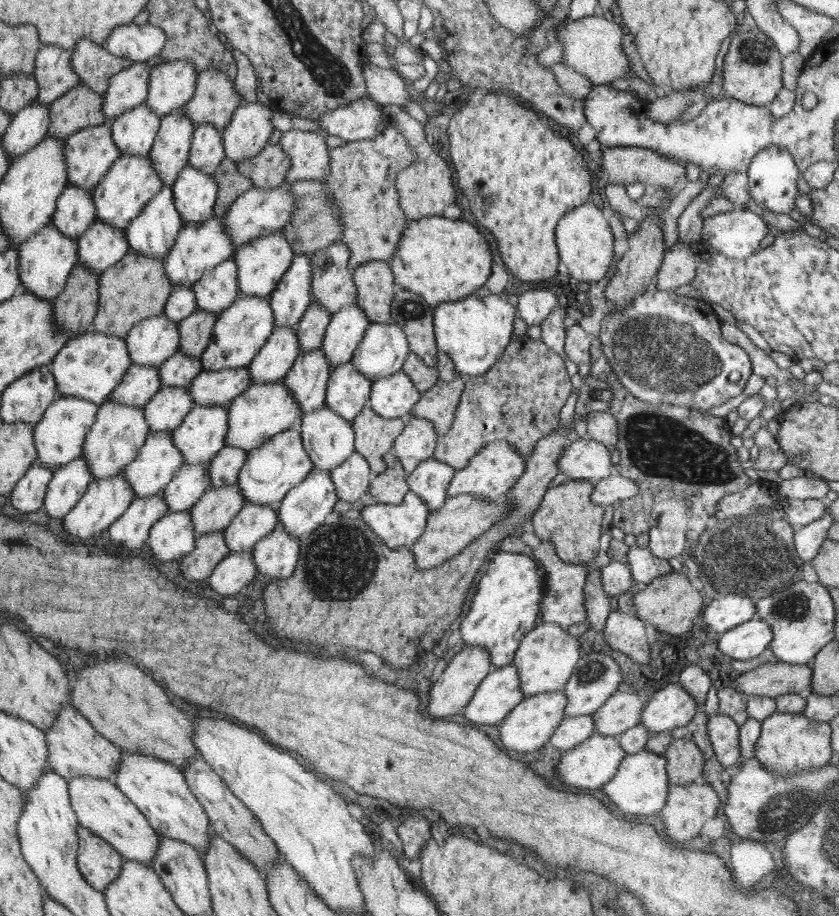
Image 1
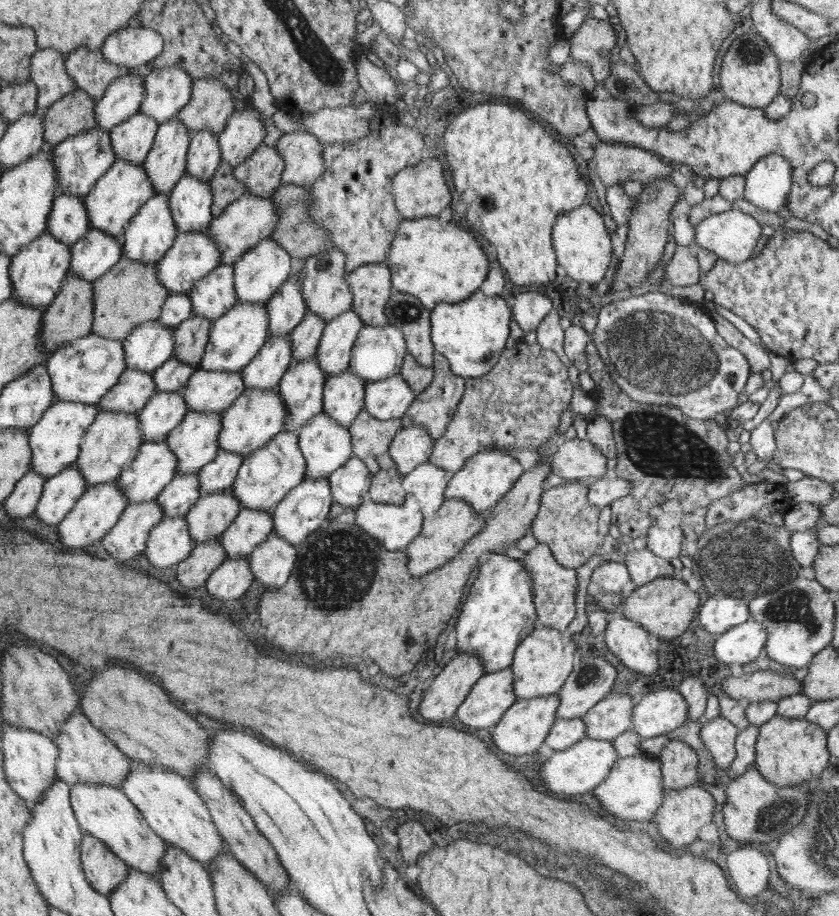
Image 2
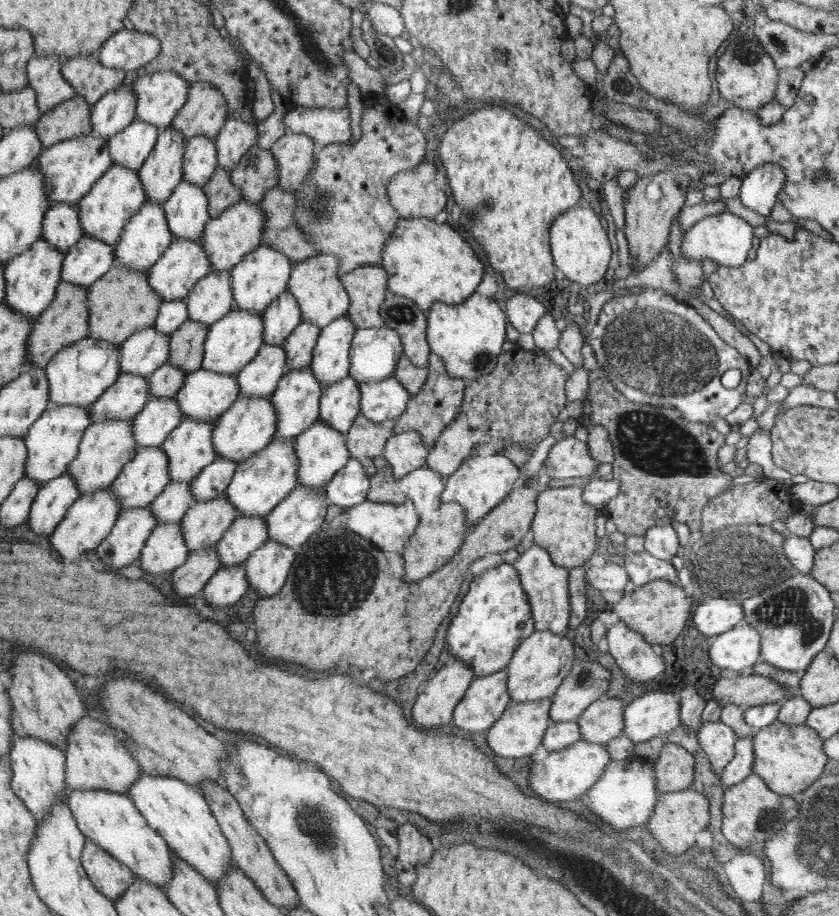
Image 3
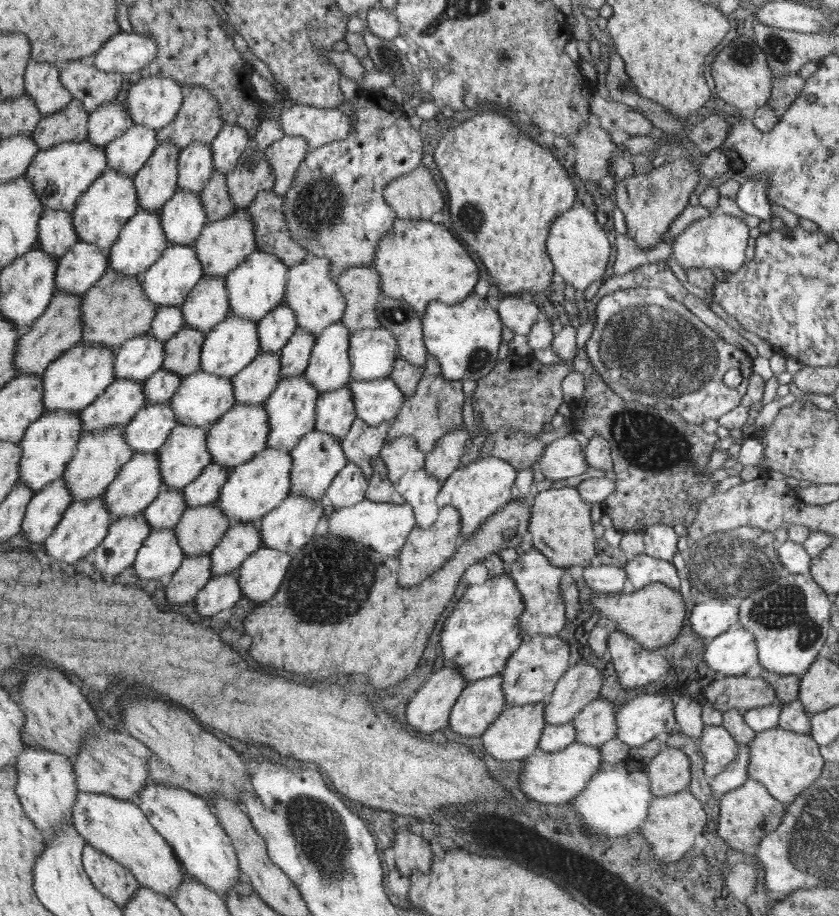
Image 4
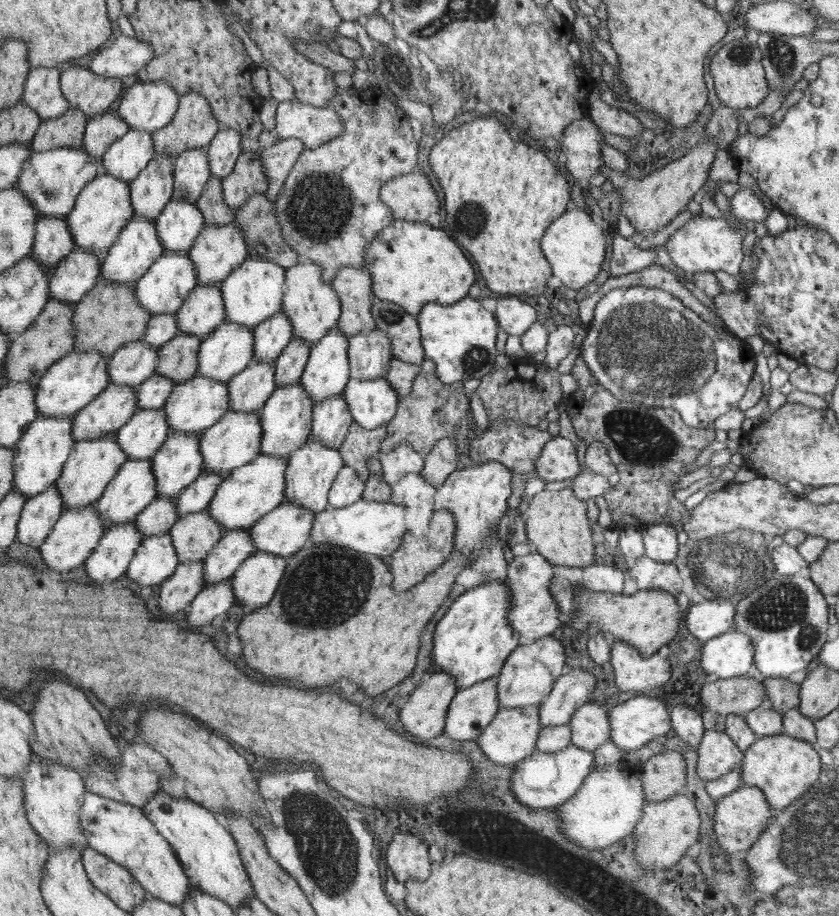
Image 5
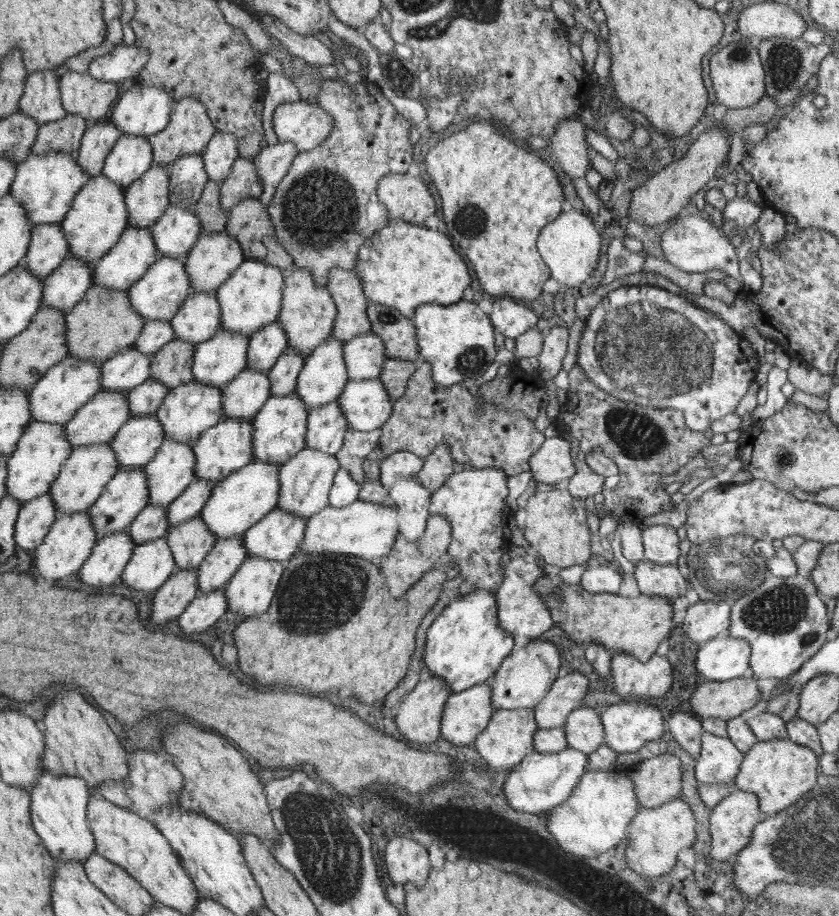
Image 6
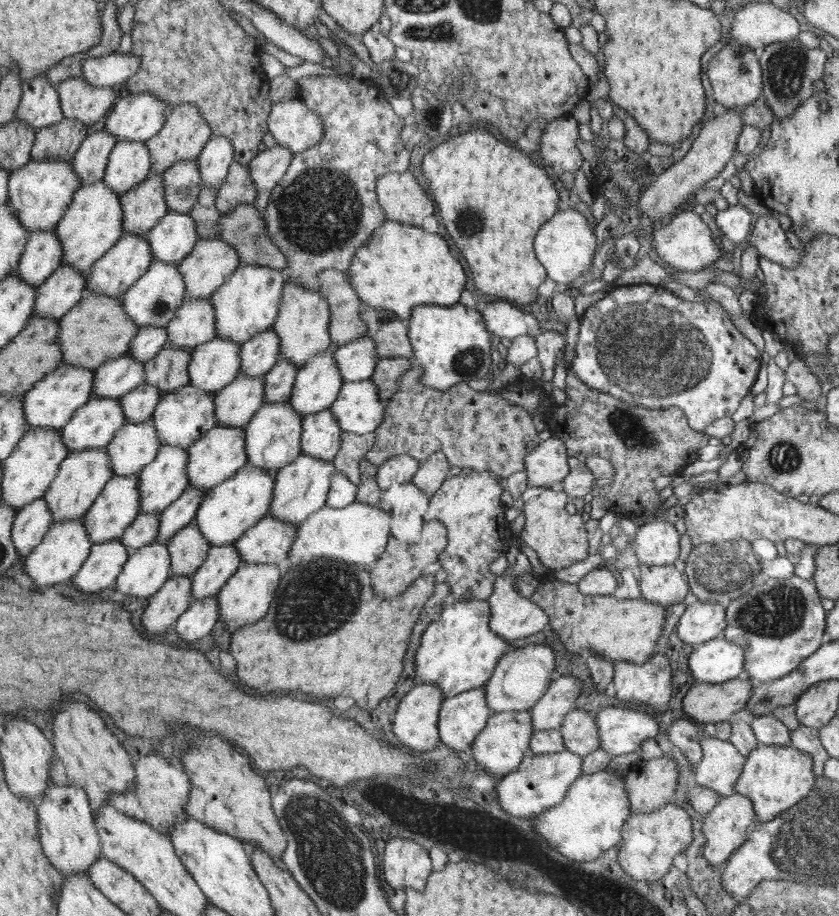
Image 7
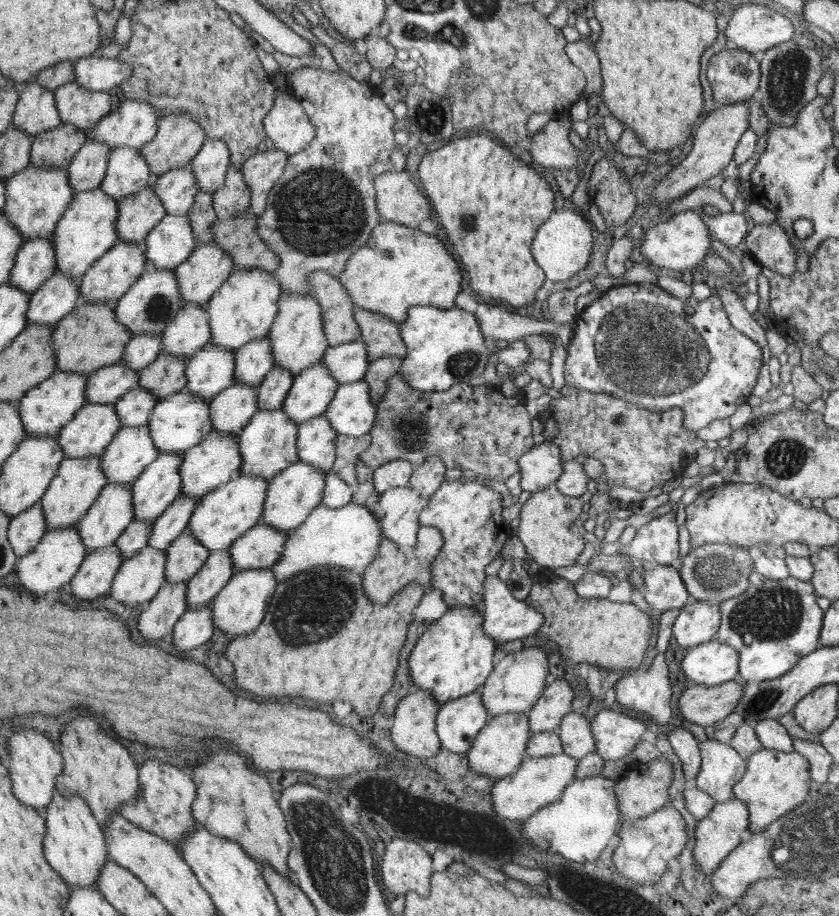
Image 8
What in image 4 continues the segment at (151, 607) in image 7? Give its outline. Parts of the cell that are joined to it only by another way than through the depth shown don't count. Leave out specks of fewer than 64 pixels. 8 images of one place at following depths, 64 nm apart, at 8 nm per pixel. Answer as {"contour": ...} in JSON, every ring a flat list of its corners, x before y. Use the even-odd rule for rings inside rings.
{"contour":[[204,553,198,558,185,558,185,561,181,563,180,569,166,580,162,590,163,599,161,603,163,603,164,600,168,600,170,606,191,603,200,592,200,589,212,576,212,560,210,560,210,555,208,553]]}

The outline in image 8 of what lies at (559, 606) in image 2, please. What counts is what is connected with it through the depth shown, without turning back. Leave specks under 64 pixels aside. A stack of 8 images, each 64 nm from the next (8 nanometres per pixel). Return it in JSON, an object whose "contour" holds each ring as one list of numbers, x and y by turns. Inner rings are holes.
{"contour":[[498,576,486,579,483,604,485,634,499,644,534,636,545,624,545,615,530,606,526,601,515,599,514,595,508,590,506,583,500,580]]}

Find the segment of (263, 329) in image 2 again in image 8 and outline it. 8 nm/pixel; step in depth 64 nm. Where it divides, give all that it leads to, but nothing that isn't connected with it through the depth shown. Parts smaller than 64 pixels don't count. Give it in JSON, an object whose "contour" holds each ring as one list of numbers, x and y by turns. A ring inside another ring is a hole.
{"contour":[[212,342,188,358,187,366,185,371,188,385,185,388,190,389,192,394,204,397,206,400,216,397,218,393,228,389,236,380,236,354,230,349]]}

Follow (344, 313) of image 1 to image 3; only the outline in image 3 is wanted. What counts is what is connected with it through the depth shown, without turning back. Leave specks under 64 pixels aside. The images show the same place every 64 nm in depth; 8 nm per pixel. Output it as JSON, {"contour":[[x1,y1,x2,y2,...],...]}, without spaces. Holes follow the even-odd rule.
{"contour":[[348,314,321,329,310,368,323,388,350,376,352,355,349,352,357,329]]}

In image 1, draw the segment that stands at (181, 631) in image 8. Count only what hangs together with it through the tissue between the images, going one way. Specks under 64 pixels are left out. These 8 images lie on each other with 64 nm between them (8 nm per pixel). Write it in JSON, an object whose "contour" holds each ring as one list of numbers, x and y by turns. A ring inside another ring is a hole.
{"contour":[[252,551,230,552,207,579,212,589,222,596,232,596,244,592,246,586,253,582,259,572,254,564]]}

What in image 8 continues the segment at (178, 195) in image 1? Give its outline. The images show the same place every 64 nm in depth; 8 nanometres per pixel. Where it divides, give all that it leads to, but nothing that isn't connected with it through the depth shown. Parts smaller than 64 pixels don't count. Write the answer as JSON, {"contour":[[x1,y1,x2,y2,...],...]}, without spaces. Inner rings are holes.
{"contour":[[167,215,145,238,149,269,175,269,196,250,196,235,187,216]]}

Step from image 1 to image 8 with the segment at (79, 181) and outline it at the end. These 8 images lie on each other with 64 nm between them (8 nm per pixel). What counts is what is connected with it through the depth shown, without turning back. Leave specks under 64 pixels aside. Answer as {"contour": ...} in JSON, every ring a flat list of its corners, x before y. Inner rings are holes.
{"contour":[[29,165,4,181,6,187,4,208,6,218,15,226,15,229,21,231,24,240,51,238,57,228,57,222,64,216,65,210,72,204,74,197,67,169]]}

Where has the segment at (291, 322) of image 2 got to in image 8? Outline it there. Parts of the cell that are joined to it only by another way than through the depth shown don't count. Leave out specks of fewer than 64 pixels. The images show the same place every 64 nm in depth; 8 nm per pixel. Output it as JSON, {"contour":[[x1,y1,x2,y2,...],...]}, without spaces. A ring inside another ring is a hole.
{"contour":[[268,335,236,349,236,380,259,386,274,368,275,358,271,350,271,338]]}

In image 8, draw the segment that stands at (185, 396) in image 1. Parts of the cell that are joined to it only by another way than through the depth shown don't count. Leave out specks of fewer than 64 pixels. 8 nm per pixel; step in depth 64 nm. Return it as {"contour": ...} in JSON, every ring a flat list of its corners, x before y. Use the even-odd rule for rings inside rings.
{"contour":[[147,424,122,426,102,454,101,466,104,467,108,483,132,484,158,456,160,451]]}

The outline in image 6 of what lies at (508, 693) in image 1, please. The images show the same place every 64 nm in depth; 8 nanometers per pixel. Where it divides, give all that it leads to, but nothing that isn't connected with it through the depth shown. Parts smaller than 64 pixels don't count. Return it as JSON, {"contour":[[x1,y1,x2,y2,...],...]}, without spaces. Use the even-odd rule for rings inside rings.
{"contour":[[490,681,472,689,452,693,441,720,441,736,452,744,467,747,484,732,493,718,493,690]]}

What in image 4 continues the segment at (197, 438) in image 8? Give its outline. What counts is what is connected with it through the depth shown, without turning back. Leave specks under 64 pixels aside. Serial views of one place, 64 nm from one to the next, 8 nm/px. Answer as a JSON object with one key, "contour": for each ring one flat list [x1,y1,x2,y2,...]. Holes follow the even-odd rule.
{"contour":[[202,370,189,374,188,377,182,377,180,386,170,400,178,424,204,428,209,428,220,420,235,403,236,395,231,379]]}

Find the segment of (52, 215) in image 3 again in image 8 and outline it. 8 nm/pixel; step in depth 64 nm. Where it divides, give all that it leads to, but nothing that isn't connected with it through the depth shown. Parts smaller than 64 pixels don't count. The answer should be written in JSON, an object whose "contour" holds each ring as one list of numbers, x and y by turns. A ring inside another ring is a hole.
{"contour":[[51,238,24,241,8,283,32,296,56,272,56,256]]}

